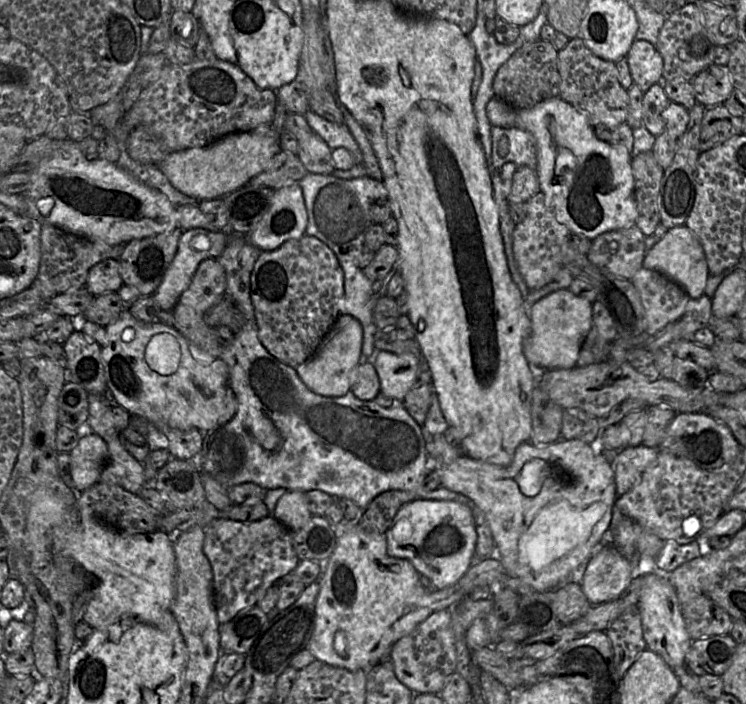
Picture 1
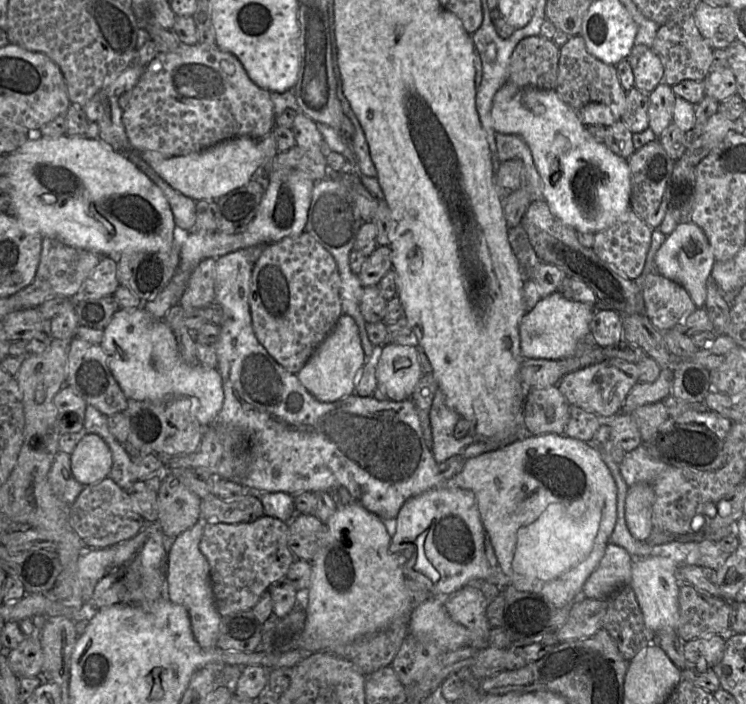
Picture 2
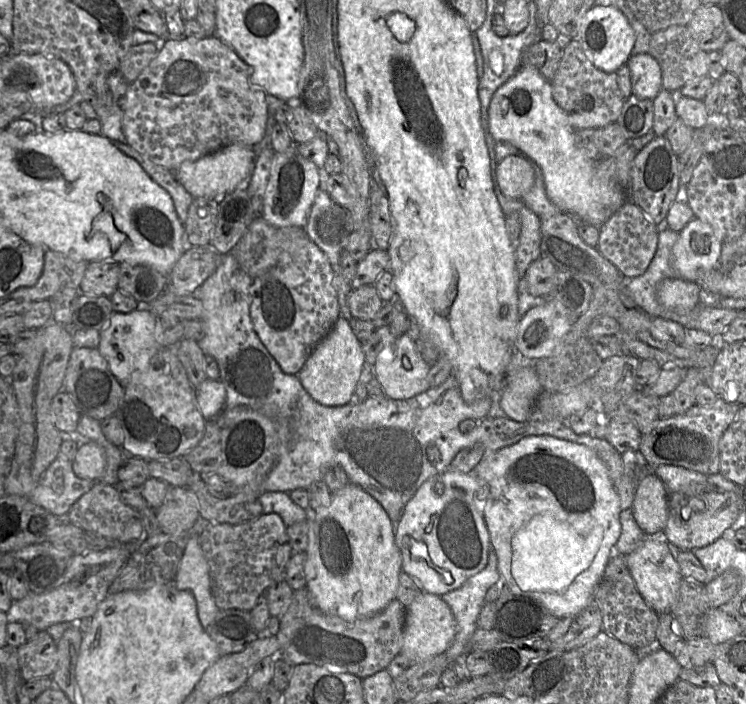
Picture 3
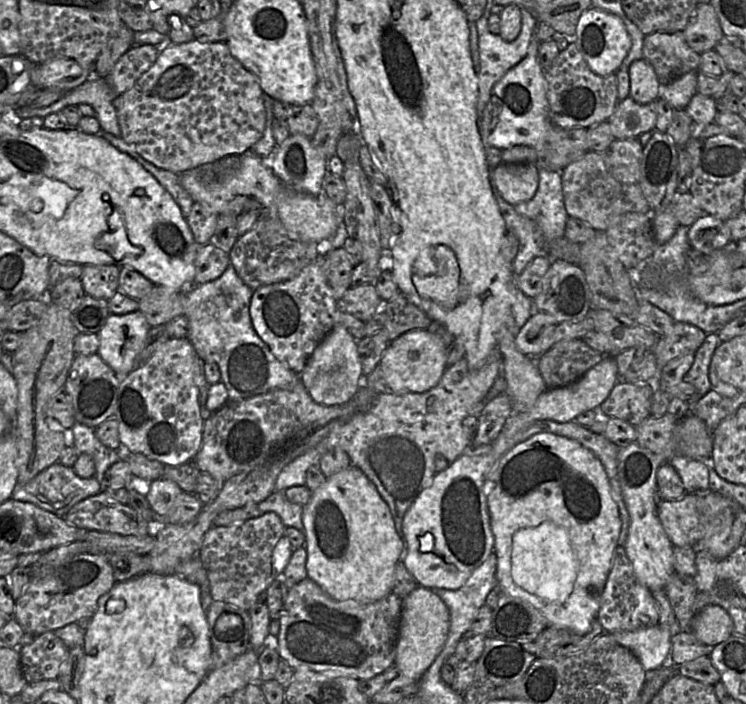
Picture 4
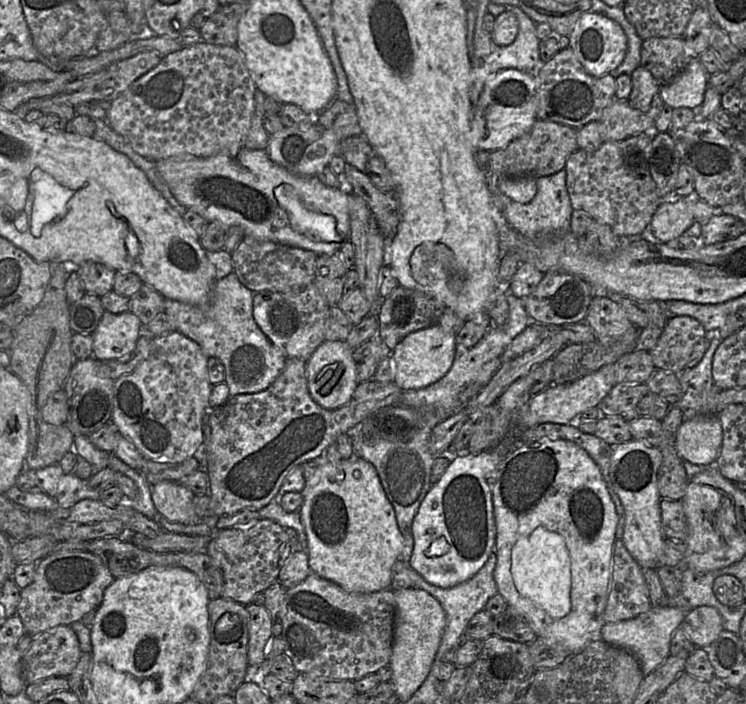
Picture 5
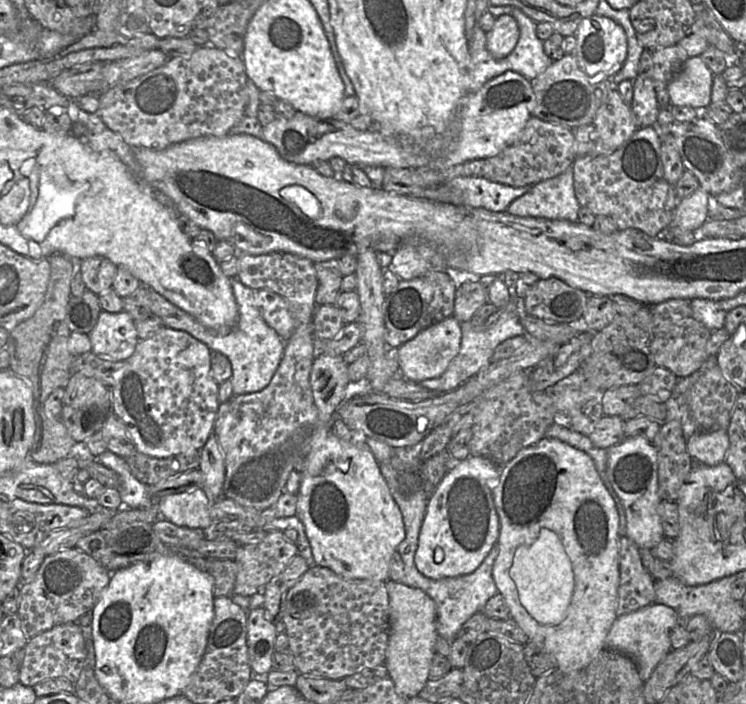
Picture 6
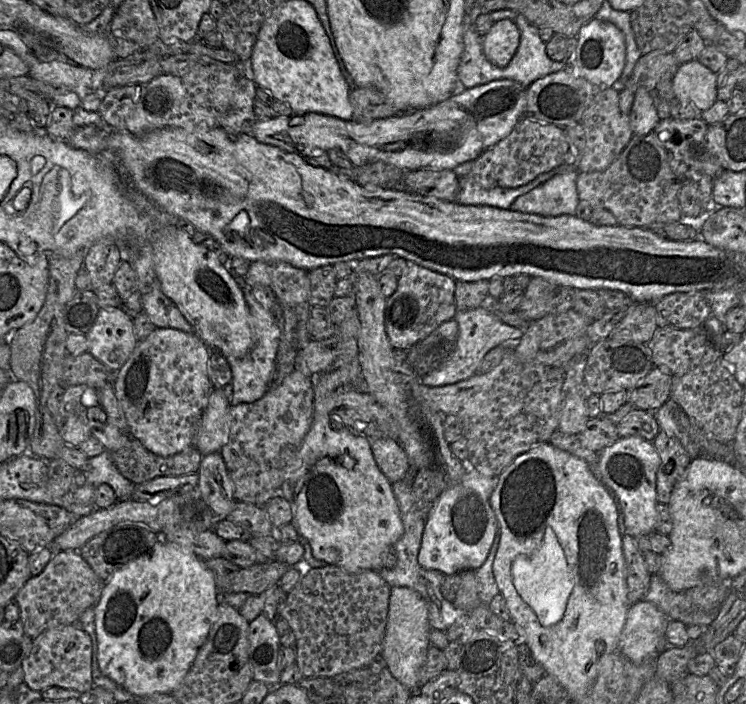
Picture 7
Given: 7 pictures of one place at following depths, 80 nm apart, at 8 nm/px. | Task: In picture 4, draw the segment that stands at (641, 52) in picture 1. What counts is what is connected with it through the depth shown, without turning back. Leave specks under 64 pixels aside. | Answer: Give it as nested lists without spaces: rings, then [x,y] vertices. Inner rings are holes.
[[[646,59],[635,60],[629,68],[630,97],[639,104],[648,104],[657,100],[660,82],[657,74]]]

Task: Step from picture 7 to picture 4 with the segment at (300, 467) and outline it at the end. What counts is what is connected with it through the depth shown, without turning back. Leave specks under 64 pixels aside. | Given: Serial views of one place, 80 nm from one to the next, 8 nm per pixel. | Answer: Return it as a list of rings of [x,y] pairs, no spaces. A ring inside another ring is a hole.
[[[335,325],[316,347],[298,375],[299,380],[316,403],[335,406],[350,401],[355,395],[362,382],[362,367],[357,342],[345,327]],[[350,465],[347,469],[326,478],[325,482],[311,493],[308,503],[303,506],[302,520],[306,536],[307,577],[317,583],[331,598],[337,601],[355,600],[365,604],[380,600],[392,592],[395,569],[400,561],[404,540],[395,529],[394,520],[387,503],[379,494],[374,483],[359,468]]]

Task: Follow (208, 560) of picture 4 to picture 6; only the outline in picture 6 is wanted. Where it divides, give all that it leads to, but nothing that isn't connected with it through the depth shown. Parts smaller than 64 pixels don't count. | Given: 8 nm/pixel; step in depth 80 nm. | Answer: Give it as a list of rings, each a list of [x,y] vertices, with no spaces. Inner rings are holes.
[[[268,531],[263,540],[257,544],[238,545],[234,562],[238,565],[238,573],[233,588],[233,595],[252,596],[262,592],[273,580],[277,580],[291,560],[299,554],[296,543],[288,541],[282,531]]]

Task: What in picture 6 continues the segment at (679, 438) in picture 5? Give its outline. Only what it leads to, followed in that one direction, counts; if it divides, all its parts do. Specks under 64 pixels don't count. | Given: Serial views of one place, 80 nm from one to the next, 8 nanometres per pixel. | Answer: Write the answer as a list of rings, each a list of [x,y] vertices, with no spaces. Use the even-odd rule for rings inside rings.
[[[724,429],[712,432],[697,430],[686,443],[687,451],[694,462],[707,466],[723,462],[730,447],[729,436]]]

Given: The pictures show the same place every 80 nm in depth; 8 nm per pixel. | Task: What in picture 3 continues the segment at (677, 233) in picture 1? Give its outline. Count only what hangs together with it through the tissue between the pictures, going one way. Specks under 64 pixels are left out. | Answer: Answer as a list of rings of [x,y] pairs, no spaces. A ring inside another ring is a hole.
[[[694,218],[692,221],[690,221],[690,222],[680,231],[679,237],[678,237],[678,239],[677,239],[677,241],[676,241],[676,243],[675,243],[675,245],[673,246],[673,250],[672,250],[673,265],[674,265],[674,268],[676,269],[676,271],[677,271],[677,273],[678,273],[678,276],[679,276],[680,278],[685,279],[685,280],[688,280],[688,281],[692,281],[692,282],[697,283],[697,284],[699,285],[699,287],[700,287],[700,292],[701,292],[701,290],[703,290],[703,288],[700,286],[700,272],[709,271],[709,270],[712,270],[712,269],[718,267],[718,261],[719,261],[720,256],[721,256],[723,244],[724,244],[724,243],[716,236],[716,234],[715,234],[713,228],[711,227],[710,224],[708,224],[708,223],[706,223],[706,222],[704,222],[704,221],[700,220],[700,219],[698,219],[698,218]]]

